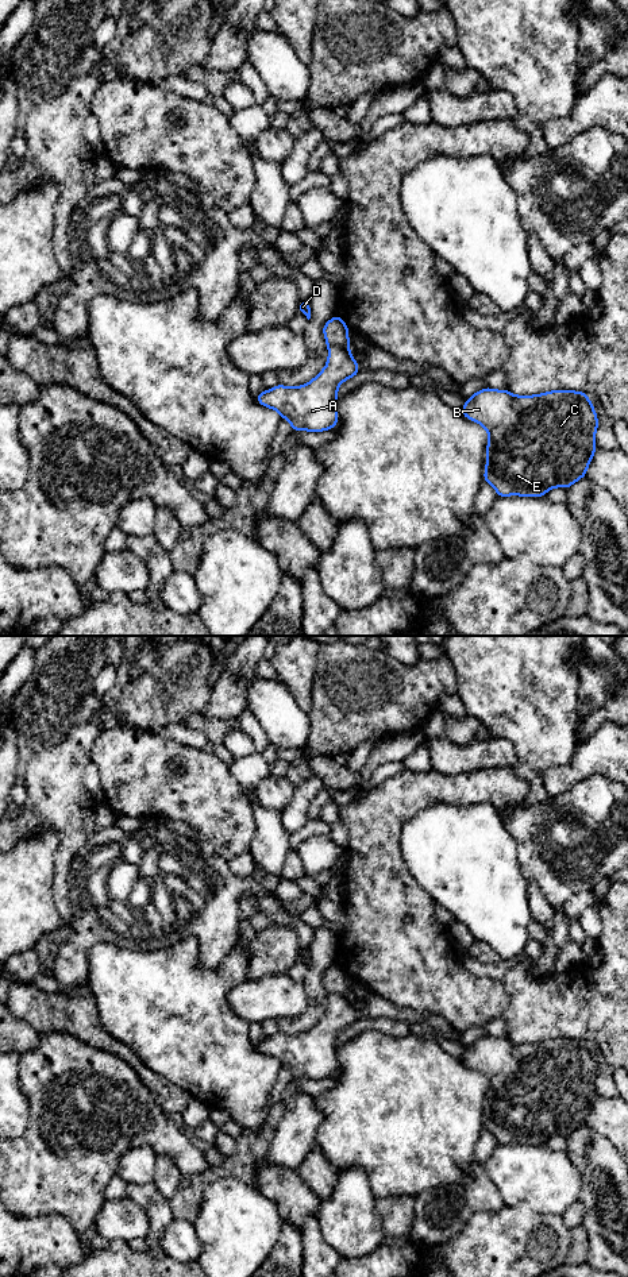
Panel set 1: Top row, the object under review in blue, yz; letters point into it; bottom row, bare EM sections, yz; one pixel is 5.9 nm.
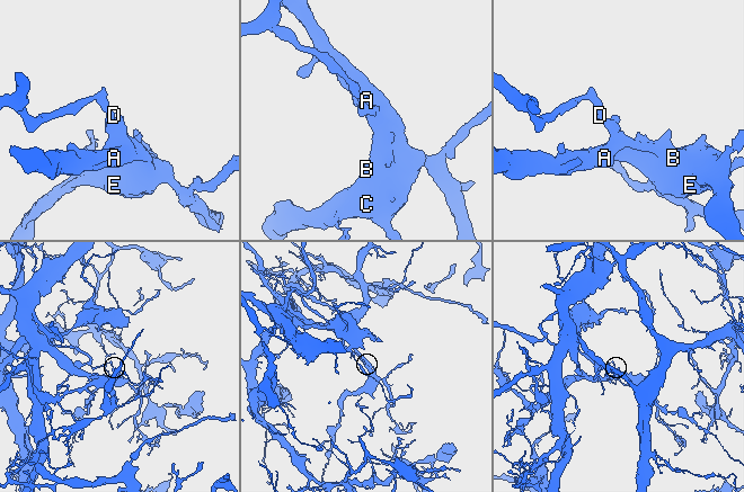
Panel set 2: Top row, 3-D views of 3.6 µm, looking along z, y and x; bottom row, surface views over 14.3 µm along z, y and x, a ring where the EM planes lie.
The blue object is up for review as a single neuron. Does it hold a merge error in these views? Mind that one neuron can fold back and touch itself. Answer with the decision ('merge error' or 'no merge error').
merge error

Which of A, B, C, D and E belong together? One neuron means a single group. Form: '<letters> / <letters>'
A B C E / D

